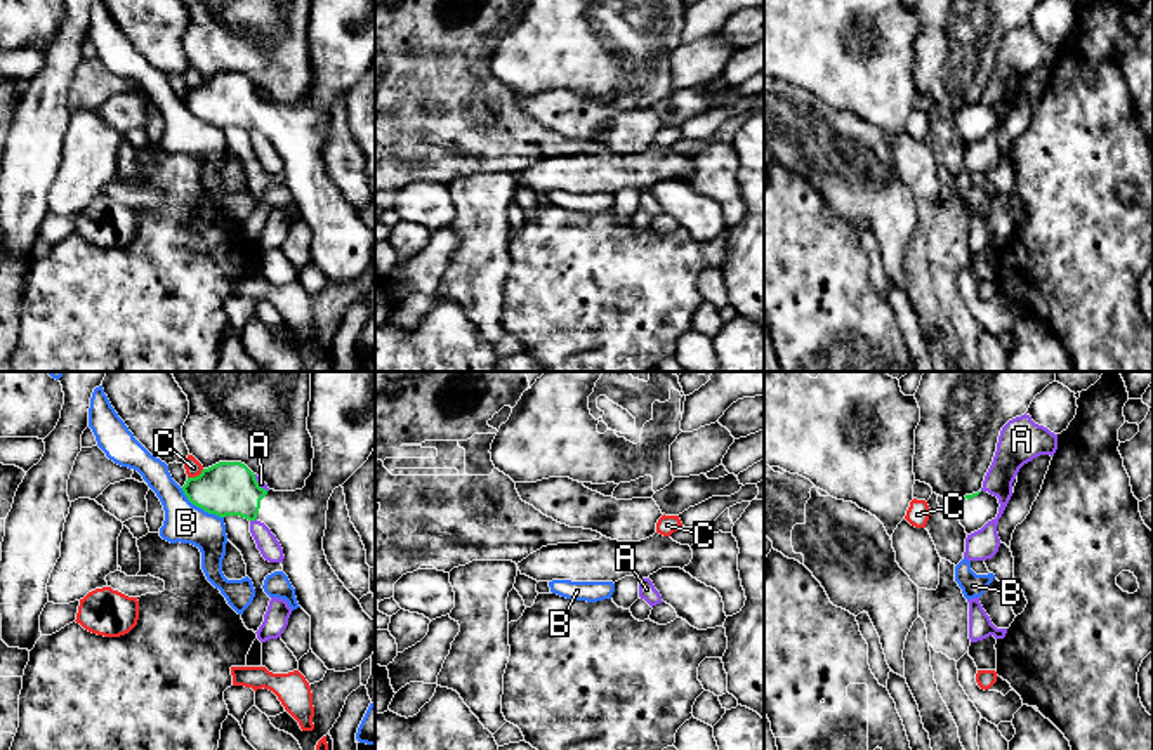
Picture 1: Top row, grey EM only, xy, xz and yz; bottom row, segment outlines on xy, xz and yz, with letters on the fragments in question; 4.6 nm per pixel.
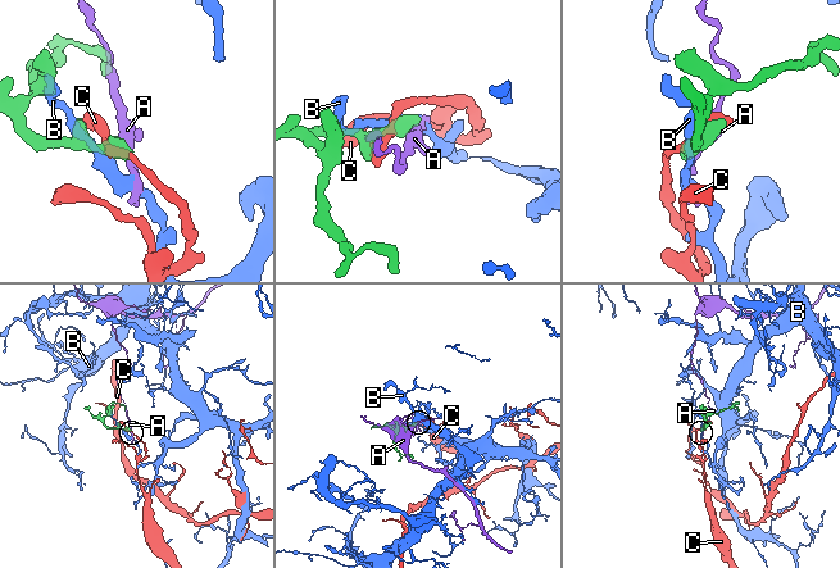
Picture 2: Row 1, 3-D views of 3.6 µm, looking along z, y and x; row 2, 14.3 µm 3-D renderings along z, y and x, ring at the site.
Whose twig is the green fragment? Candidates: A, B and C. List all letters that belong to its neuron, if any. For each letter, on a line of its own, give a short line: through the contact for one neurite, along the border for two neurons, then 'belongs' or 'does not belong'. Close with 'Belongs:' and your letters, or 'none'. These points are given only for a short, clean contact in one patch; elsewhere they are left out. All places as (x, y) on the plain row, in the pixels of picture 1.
A: line xy (256, 129), (250, 132); does not belong
B: line xy (181, 99), (193, 115), (223, 129); does not belong
C: does not belong
Belongs: none

